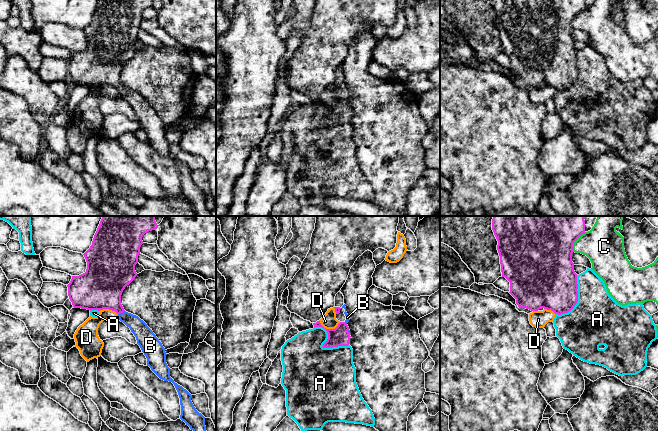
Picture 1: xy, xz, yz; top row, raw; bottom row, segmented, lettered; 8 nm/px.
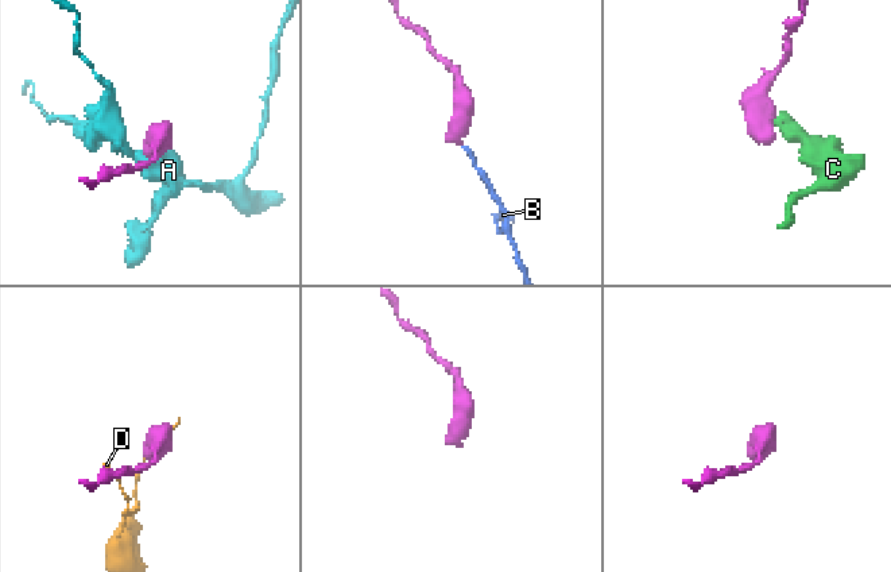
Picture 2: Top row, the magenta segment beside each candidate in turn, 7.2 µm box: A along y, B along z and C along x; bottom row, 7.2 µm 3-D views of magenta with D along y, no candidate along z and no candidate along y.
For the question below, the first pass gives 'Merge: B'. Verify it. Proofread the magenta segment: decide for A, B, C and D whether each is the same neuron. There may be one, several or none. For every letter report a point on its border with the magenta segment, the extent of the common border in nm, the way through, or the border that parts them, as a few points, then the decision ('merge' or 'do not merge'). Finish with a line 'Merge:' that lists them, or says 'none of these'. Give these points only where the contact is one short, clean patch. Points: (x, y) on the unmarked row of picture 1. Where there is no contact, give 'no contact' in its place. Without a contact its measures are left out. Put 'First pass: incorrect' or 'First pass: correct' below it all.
A: meets magenta in xz at (322, 122); contact 320 nm long; do not merge
B: meets magenta in xy at (121, 88); contact 70 nm long; runs through xy (101, 64), (121, 88), (143, 110); merge
C: meets magenta in yz at (575, 16); contact 190 nm long; border along yz (585, 8), (574, 18), (573, 27); do not merge
D: meets magenta in xz at (329, 105); contact 180 nm long; border along xz (319, 96), (326, 104), (334, 104), (340, 98); do not merge
Merge: B
First pass: correct

